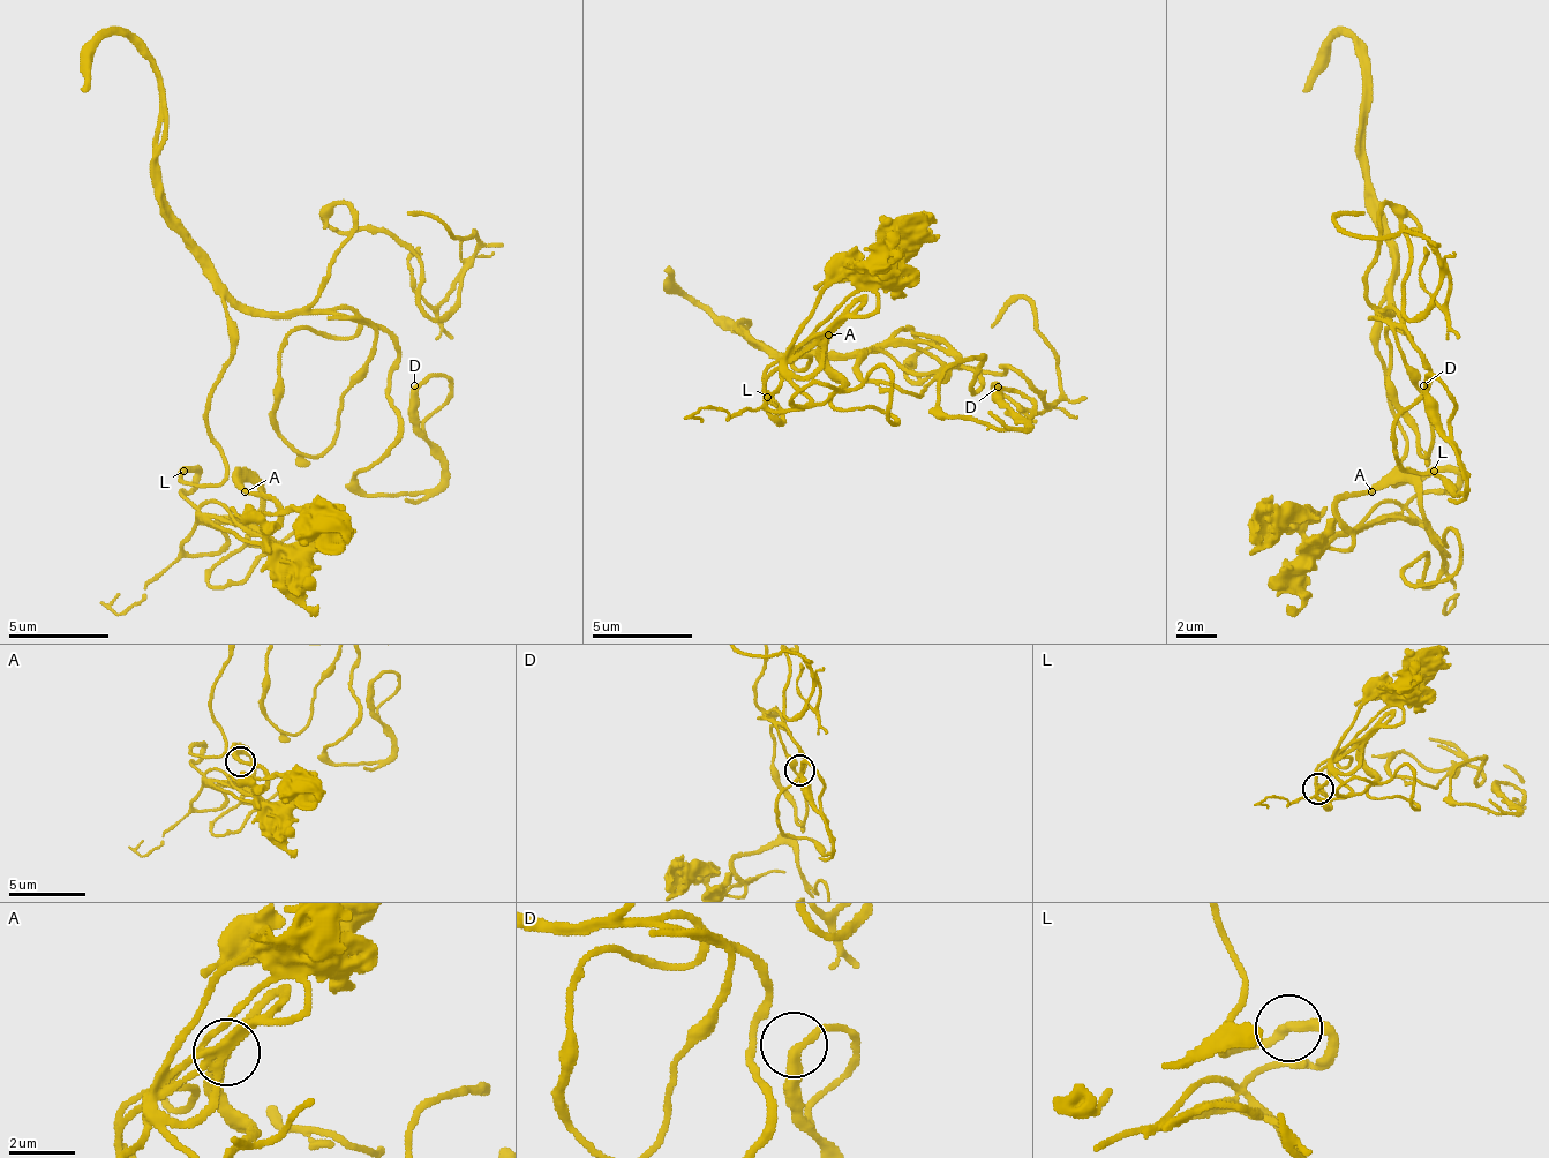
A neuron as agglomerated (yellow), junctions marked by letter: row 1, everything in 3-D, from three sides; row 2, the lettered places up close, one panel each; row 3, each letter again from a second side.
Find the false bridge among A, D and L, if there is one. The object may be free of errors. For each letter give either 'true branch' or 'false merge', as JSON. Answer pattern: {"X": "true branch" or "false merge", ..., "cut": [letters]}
{"A": "true branch", "D": "true branch", "L": "true branch", "cut": []}

